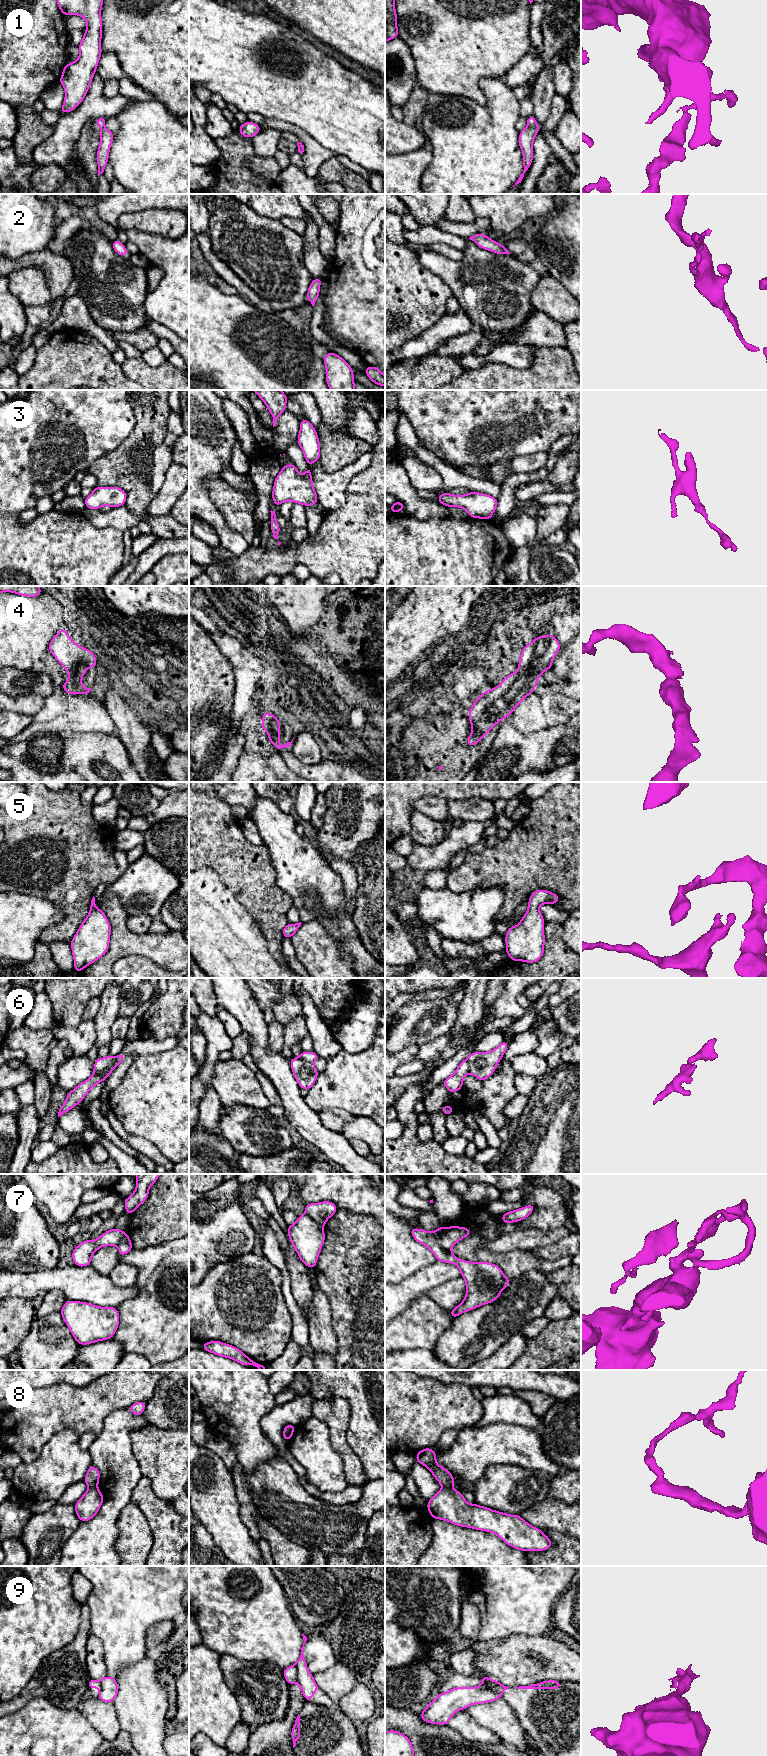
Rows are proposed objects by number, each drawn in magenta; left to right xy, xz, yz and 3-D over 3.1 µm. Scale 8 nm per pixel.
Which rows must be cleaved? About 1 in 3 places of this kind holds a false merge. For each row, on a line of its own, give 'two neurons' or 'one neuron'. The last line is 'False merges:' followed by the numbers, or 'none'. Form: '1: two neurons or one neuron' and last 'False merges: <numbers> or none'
1: two neurons
2: one neuron
3: one neuron
4: one neuron
5: one neuron
6: two neurons
7: one neuron
8: two neurons
9: two neurons
False merges: 1, 6, 8, 9

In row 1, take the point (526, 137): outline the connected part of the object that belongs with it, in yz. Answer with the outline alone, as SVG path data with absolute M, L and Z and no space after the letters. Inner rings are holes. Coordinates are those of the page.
M540 125L535 127L527 127L526 129L519 132L519 147L522 150L523 154L523 173L520 175L516 183L512 186L521 183L524 173L530 168L532 161L533 161L533 141L536 134L540 130ZM511 187L511 188L512 188Z

